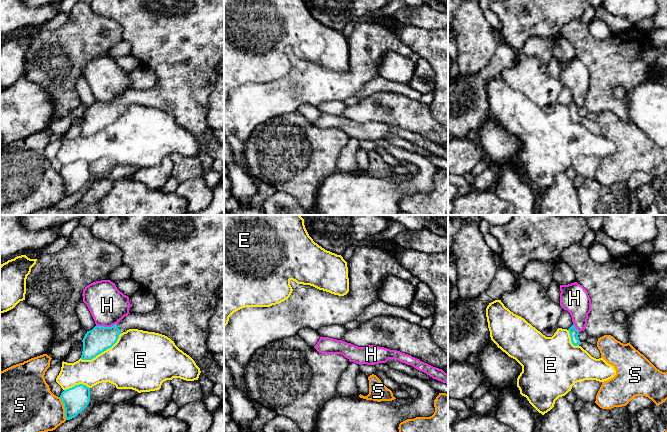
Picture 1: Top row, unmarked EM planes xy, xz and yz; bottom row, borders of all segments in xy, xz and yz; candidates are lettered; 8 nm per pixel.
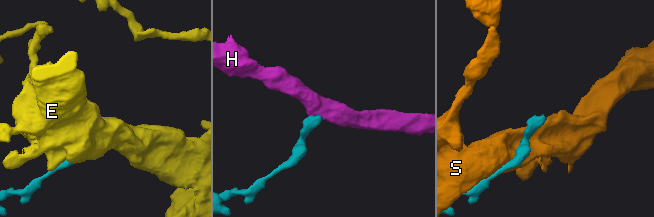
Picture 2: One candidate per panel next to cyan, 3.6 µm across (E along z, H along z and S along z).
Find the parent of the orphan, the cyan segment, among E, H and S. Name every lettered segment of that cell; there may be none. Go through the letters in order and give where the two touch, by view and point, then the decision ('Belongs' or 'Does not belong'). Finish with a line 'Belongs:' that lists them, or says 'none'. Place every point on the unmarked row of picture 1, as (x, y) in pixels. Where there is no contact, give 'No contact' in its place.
E: Touches cyan at xy (102, 127). Does not belong
H: Touches cyan at xy (106, 103). Does not belong
S: Touches cyan at xy (64, 183). Does not belong
Belongs: none

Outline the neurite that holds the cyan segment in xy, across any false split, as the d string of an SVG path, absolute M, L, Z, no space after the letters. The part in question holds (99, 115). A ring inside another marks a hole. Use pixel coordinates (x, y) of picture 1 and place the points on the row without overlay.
M93 0L90 3L94 13L117 22L123 29L122 39L131 45L131 55L139 59L143 66L153 70L157 83L145 90L131 89L111 103L95 102L87 107L82 118L82 136L92 136L111 124L119 111L129 105L155 108L170 114L175 121L189 131L212 159L212 169L223 178L212 189L210 205L197 215L222 215L224 213L224 144L208 134L207 124L209 97L214 90L219 73L219 64L224 60L224 0Z

